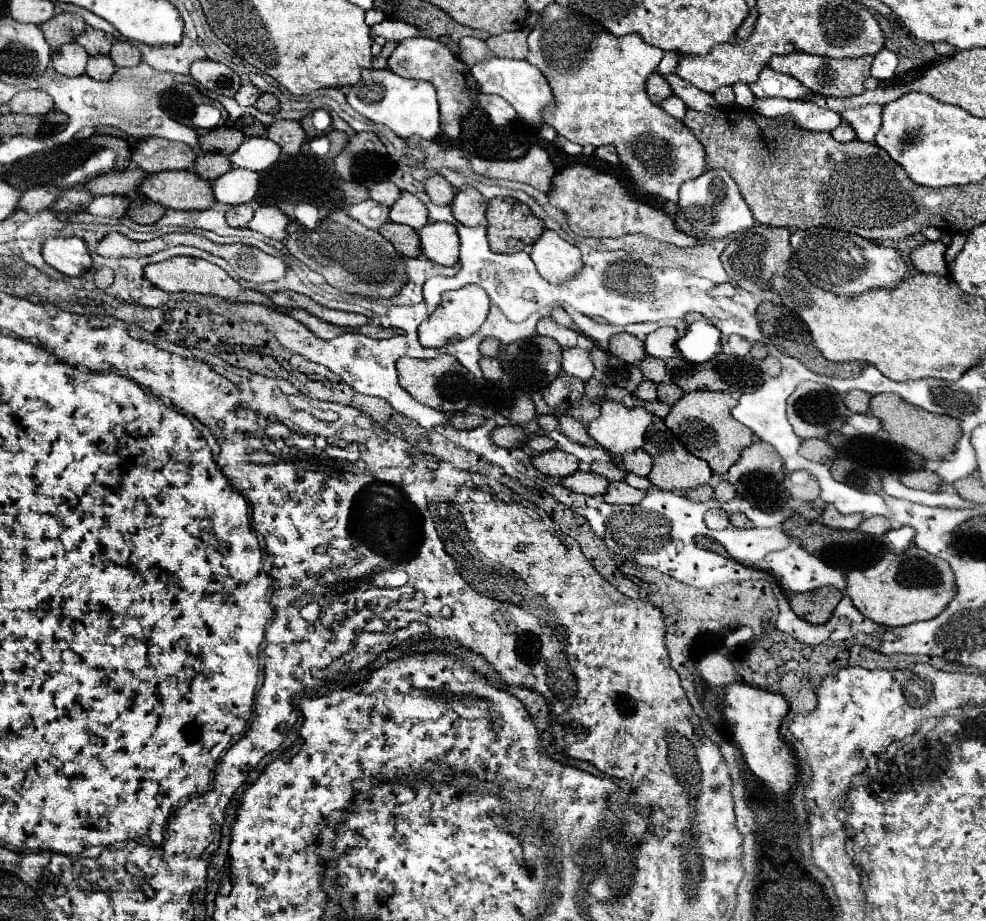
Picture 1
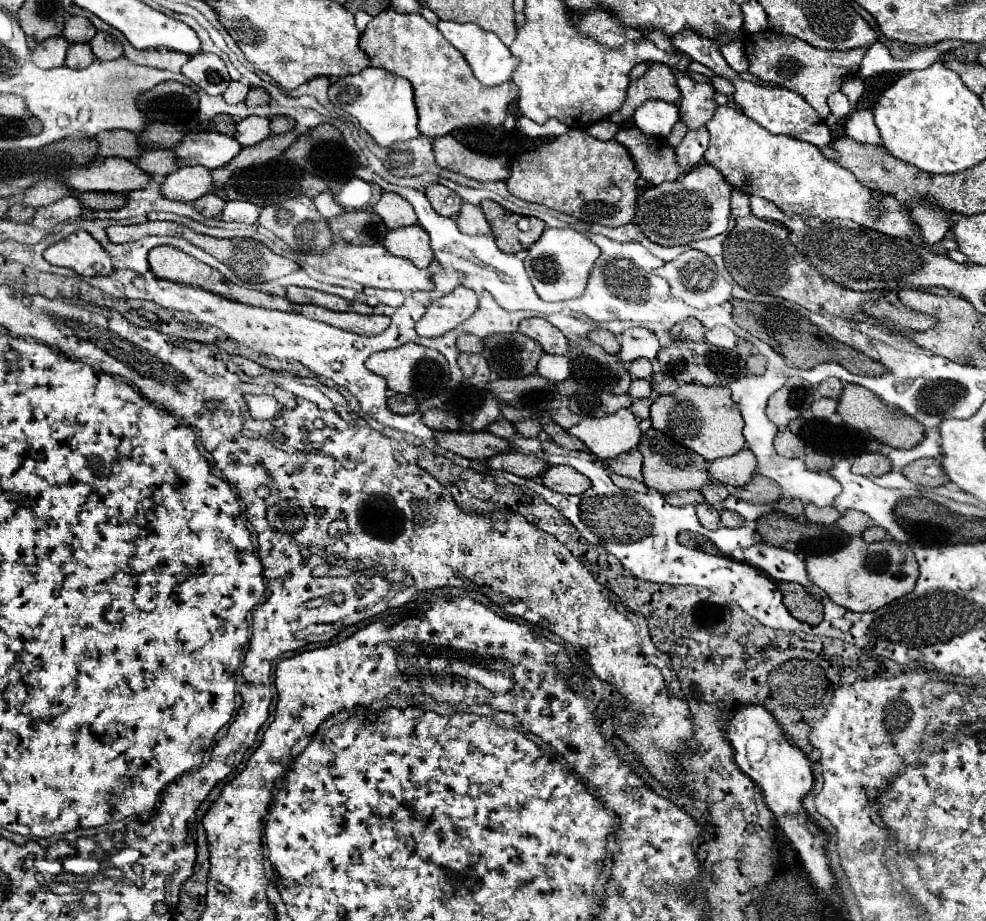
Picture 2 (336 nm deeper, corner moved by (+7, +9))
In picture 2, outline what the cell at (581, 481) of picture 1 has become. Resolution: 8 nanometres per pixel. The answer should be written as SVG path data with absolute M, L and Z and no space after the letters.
M508 452L508 454L496 454L486 460L486 466L492 470L506 470L516 476L524 478L534 478L540 476L548 464L540 458L534 458L530 454L518 454L518 452Z

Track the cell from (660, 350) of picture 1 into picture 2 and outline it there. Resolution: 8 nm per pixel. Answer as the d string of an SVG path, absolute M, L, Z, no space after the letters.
M630 328L626 332L622 332L618 336L620 340L620 352L618 352L618 358L628 364L636 358L656 358L658 350L660 350L660 344L658 344L658 338L646 330L646 328Z

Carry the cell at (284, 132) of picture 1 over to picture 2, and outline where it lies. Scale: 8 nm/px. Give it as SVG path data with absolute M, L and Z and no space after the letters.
M248 116L246 120L236 124L234 138L240 146L254 146L270 136L270 120L260 116Z

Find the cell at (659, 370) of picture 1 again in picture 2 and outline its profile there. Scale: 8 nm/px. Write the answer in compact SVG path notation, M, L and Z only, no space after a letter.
M634 360L630 366L628 366L628 372L632 378L644 378L644 380L650 380L652 378L652 364L650 360Z

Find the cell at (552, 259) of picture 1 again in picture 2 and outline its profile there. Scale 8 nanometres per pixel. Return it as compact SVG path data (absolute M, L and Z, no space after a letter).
M546 228L540 240L528 248L528 256L524 264L536 294L546 302L558 302L558 300L572 300L584 294L592 264L596 262L598 256L600 256L600 248L594 242L590 242L584 234L572 228L564 228L564 230Z

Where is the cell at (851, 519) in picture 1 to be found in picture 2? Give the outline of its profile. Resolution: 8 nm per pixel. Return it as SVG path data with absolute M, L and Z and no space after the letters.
M808 504L804 508L804 514L808 518L808 522L812 524L820 524L820 526L828 526L834 524L840 518L840 512L836 508L816 508L814 504Z

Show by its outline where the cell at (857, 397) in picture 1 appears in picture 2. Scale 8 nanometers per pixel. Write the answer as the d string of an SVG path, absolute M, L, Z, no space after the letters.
M828 378L828 380L824 380L824 382L818 386L818 394L820 394L820 396L828 396L828 398L834 398L834 400L836 400L836 396L840 394L840 390L842 390L842 384L840 384L840 380L836 380L836 378Z

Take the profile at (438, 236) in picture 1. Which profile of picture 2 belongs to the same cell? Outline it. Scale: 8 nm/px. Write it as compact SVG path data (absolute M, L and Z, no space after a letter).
M418 224L390 230L384 238L384 248L394 256L410 260L416 268L428 268L434 258L434 252L430 248L430 236Z

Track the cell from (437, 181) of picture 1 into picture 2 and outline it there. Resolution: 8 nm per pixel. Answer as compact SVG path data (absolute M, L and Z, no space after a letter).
M432 184L426 188L426 198L430 200L432 208L446 218L456 218L460 214L460 206L462 206L462 198L452 192L450 188L442 186L442 184Z

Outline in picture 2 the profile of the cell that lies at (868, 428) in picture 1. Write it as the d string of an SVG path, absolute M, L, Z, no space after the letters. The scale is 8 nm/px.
M820 398L820 400L812 402L810 410L812 410L814 418L828 418L828 416L832 416L836 412L836 404L838 402L832 400L832 398Z

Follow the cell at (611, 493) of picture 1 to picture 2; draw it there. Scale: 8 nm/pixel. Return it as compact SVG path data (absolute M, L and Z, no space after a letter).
M550 466L540 474L540 480L546 488L560 494L582 494L590 488L590 480L570 466Z

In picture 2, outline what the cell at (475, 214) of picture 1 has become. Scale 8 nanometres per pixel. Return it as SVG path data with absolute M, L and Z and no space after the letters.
M470 202L462 204L460 216L456 218L456 224L460 228L460 232L470 234L470 236L492 236L490 224L484 216L484 212L480 210L480 206L474 206Z

